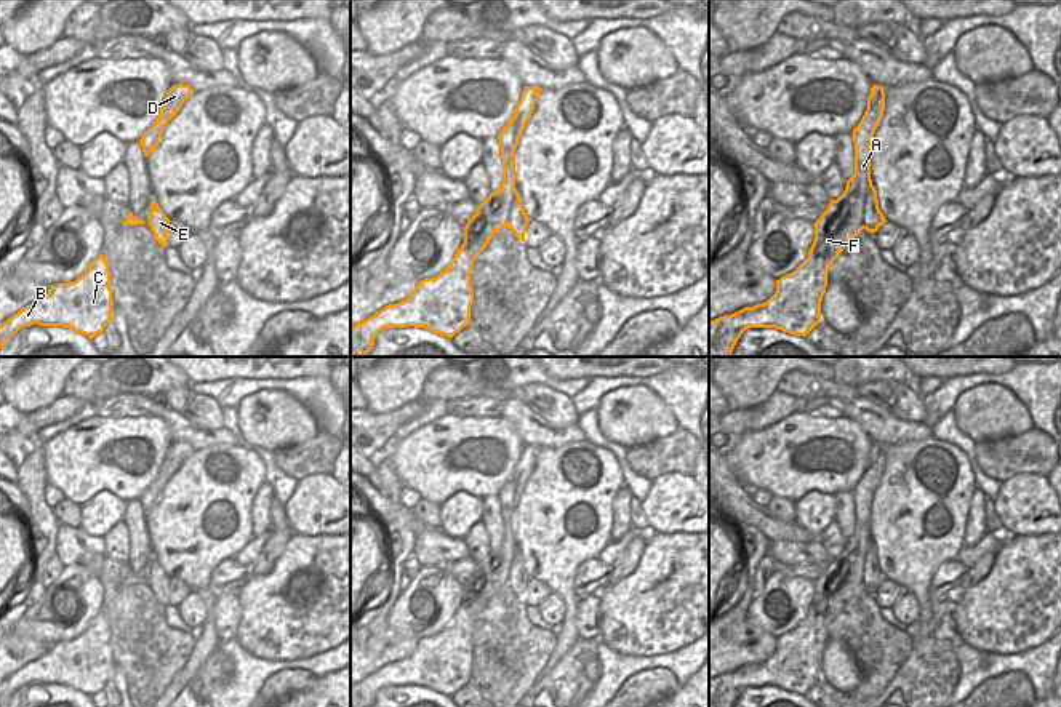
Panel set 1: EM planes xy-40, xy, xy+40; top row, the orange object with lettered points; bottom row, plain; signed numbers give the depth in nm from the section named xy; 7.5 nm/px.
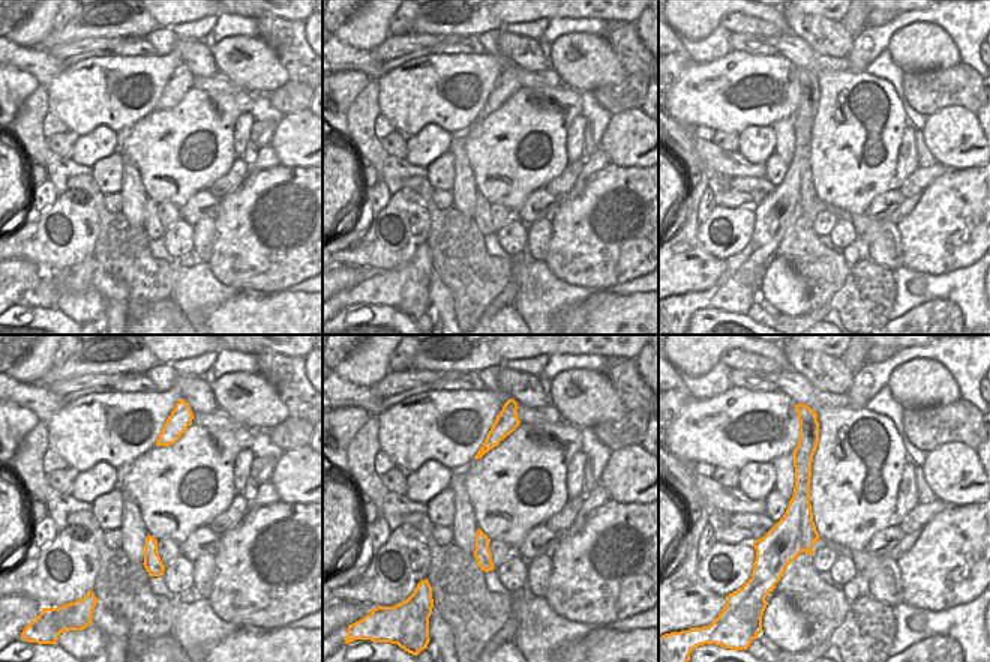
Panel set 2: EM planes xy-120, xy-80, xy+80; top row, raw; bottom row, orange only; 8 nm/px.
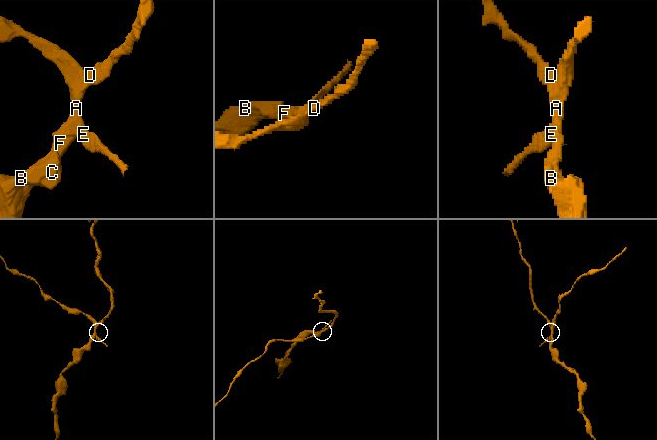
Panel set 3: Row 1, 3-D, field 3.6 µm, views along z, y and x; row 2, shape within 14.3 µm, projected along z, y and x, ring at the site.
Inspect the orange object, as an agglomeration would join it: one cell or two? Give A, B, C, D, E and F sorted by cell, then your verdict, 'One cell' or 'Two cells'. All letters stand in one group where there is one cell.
Groups: A B C D F / E. Two cells.

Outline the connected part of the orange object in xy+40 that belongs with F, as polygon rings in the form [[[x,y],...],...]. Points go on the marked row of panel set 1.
[[[872,85],[871,93],[871,109],[853,130],[855,173],[843,194],[831,200],[816,219],[808,258],[776,280],[776,291],[767,302],[709,322],[709,357],[730,357],[749,328],[776,328],[805,338],[821,322],[827,270],[847,243],[864,229],[866,194],[872,184],[871,146],[885,110],[883,86]]]

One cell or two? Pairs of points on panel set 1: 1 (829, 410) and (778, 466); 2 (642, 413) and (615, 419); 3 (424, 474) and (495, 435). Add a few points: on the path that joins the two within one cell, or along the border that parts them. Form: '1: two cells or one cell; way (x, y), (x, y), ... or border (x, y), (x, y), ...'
1: two cells; border (796, 410), (820, 418), (844, 418)
2: one cell; way (636, 415), (621, 418)
3: one cell; way (442, 456), (461, 439), (477, 435)

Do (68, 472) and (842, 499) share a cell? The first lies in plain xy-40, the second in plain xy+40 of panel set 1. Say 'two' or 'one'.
two

